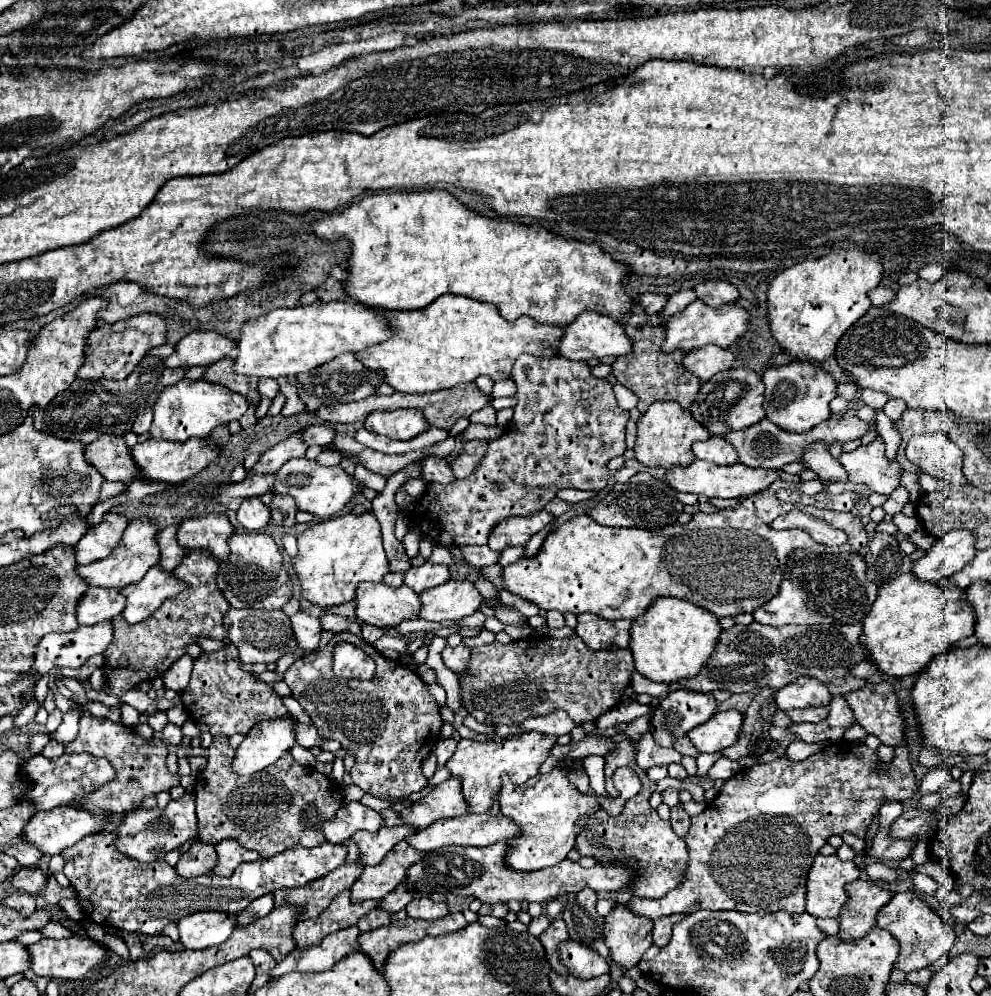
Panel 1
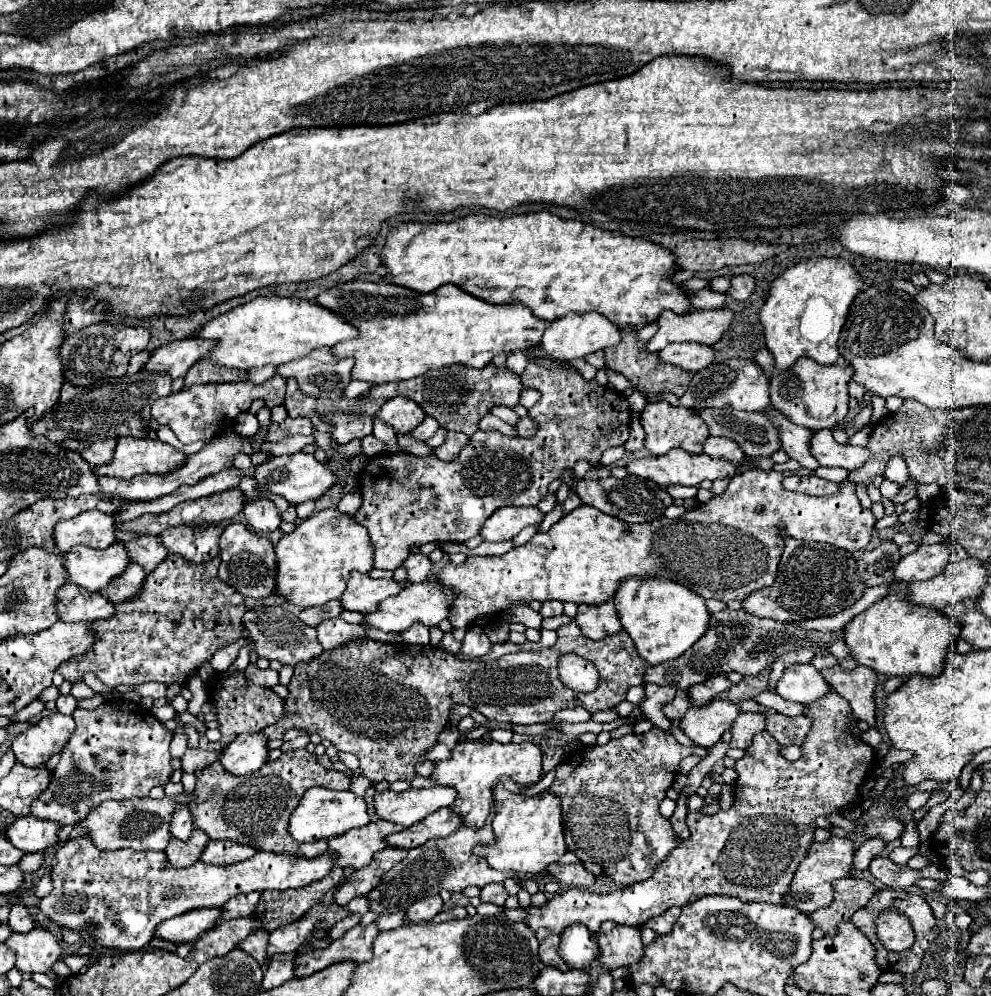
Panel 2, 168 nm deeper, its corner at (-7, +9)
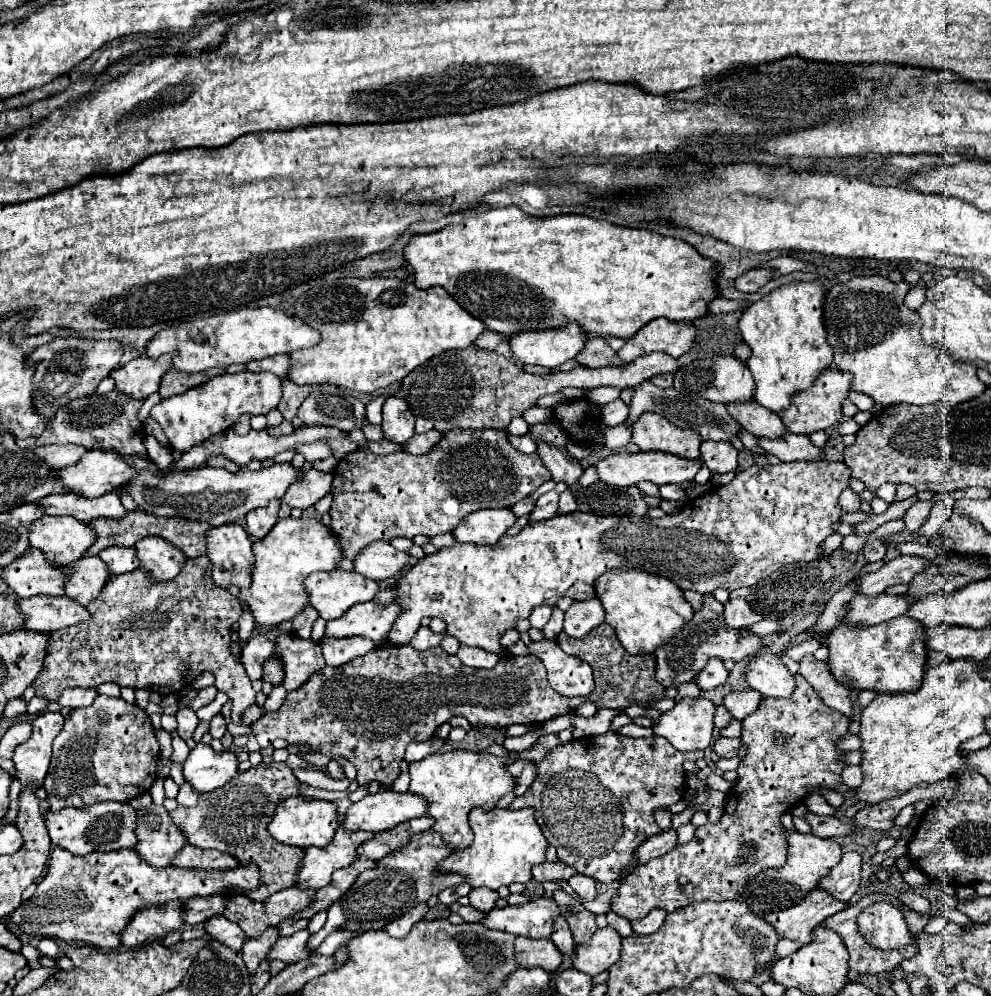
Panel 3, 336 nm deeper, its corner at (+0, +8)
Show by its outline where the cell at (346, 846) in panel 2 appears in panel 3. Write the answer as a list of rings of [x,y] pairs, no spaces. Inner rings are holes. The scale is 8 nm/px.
[[[338,813],[340,825],[328,847],[308,847],[304,865],[298,877],[300,889],[320,889],[332,881],[332,873],[352,865],[358,859],[358,847],[372,839],[374,833],[368,831],[348,831],[344,829],[344,813]]]

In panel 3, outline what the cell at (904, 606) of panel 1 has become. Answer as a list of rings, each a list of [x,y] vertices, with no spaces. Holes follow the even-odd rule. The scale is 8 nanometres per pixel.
[[[902,615],[878,625],[854,625],[840,623],[826,639],[830,651],[830,671],[842,683],[854,689],[872,689],[878,693],[892,691],[916,691],[922,685],[926,671],[926,633],[920,621]]]

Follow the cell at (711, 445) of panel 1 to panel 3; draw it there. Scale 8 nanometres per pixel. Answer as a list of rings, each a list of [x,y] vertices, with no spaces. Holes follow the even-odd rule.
[[[702,441],[702,461],[712,473],[728,473],[738,467],[738,451],[730,443]]]

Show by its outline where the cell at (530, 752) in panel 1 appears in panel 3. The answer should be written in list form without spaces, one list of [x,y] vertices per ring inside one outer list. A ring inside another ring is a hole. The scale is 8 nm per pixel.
[[[452,749],[442,753],[432,753],[422,761],[410,763],[410,789],[412,793],[424,795],[428,799],[428,815],[436,819],[434,831],[442,833],[444,841],[454,849],[466,849],[474,833],[468,825],[468,813],[472,807],[492,809],[498,799],[514,791],[516,777],[508,773],[506,763],[492,753],[476,753],[466,749]]]

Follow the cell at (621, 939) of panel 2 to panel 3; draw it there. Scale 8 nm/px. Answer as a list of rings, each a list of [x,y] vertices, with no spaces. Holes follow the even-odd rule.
[[[612,927],[598,929],[588,943],[576,947],[574,969],[590,975],[608,971],[614,963],[620,961],[620,949],[622,949],[622,937],[618,935],[616,929]]]

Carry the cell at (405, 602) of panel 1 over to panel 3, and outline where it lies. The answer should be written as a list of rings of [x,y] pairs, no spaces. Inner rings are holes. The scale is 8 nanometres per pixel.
[[[324,571],[312,573],[306,581],[310,605],[320,613],[322,619],[338,619],[356,603],[372,601],[380,591],[378,583],[356,573],[356,571]]]

